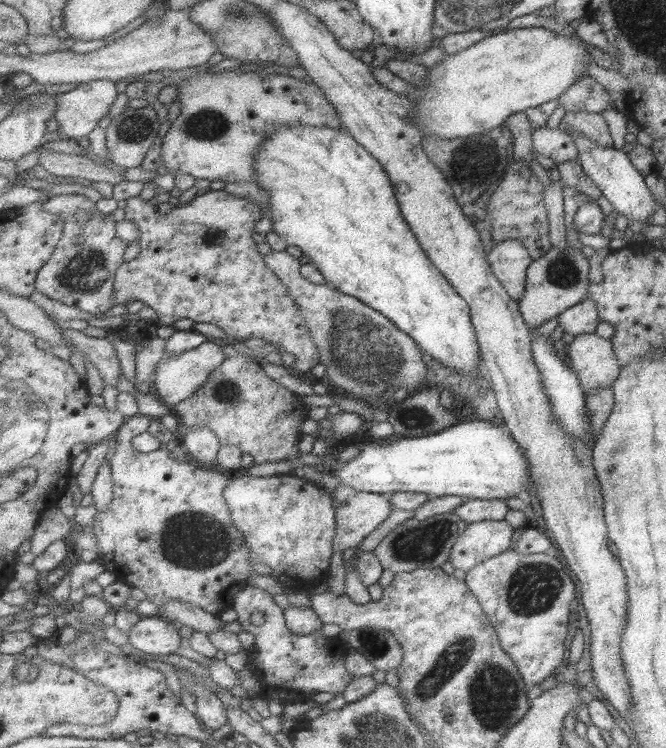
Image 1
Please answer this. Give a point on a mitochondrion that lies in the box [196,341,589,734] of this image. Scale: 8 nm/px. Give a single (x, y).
(494, 693)

